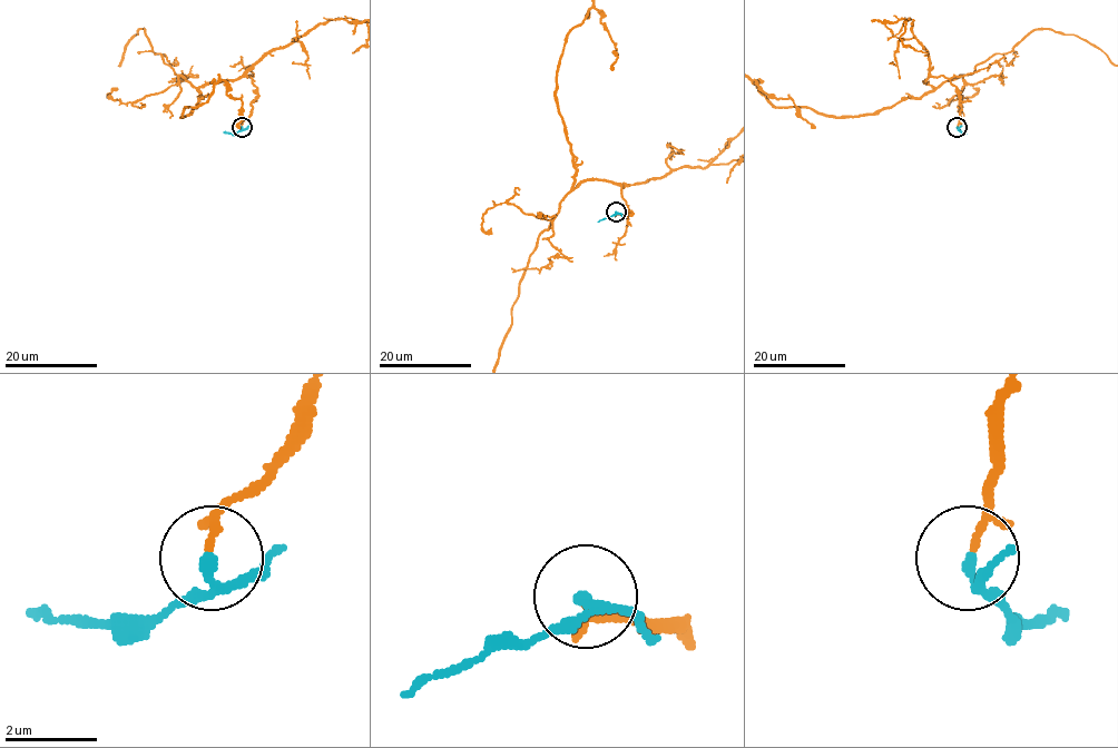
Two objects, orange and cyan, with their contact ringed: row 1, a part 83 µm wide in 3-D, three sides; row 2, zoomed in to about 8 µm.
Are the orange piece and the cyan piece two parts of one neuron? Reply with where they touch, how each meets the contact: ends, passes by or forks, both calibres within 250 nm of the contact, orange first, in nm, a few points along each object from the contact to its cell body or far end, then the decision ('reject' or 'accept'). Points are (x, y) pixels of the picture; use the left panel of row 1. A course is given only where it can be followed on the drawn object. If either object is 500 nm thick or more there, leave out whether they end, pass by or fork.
place (242, 127); orange passes by; cyan passes by; calibres 110 and 180 nm; course cyan (242, 127), (236, 133), (223, 131); accept

